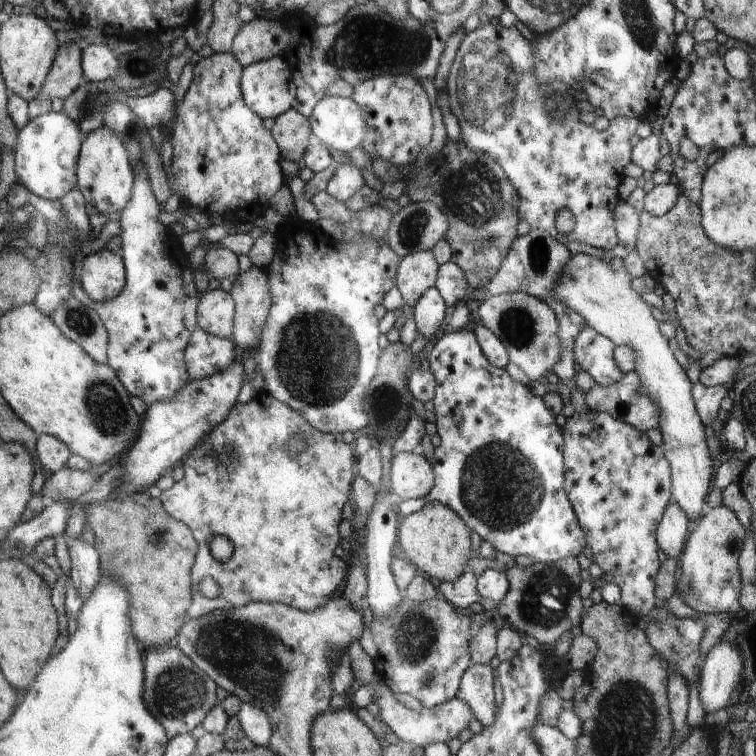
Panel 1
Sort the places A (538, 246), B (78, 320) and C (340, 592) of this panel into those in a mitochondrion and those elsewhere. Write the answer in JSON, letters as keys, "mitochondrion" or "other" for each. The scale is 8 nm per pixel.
{"A":"mitochondrion","B":"mitochondrion","C":"other"}

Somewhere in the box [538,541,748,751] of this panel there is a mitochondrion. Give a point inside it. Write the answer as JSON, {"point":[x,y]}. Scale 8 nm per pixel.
{"point":[689,585]}

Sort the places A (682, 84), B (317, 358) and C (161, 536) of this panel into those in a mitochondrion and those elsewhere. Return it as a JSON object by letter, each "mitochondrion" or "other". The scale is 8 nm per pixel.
{"A":"other","B":"mitochondrion","C":"mitochondrion"}

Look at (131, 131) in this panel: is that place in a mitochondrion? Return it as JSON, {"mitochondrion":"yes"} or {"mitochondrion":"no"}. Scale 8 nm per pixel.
{"mitochondrion":"yes"}

